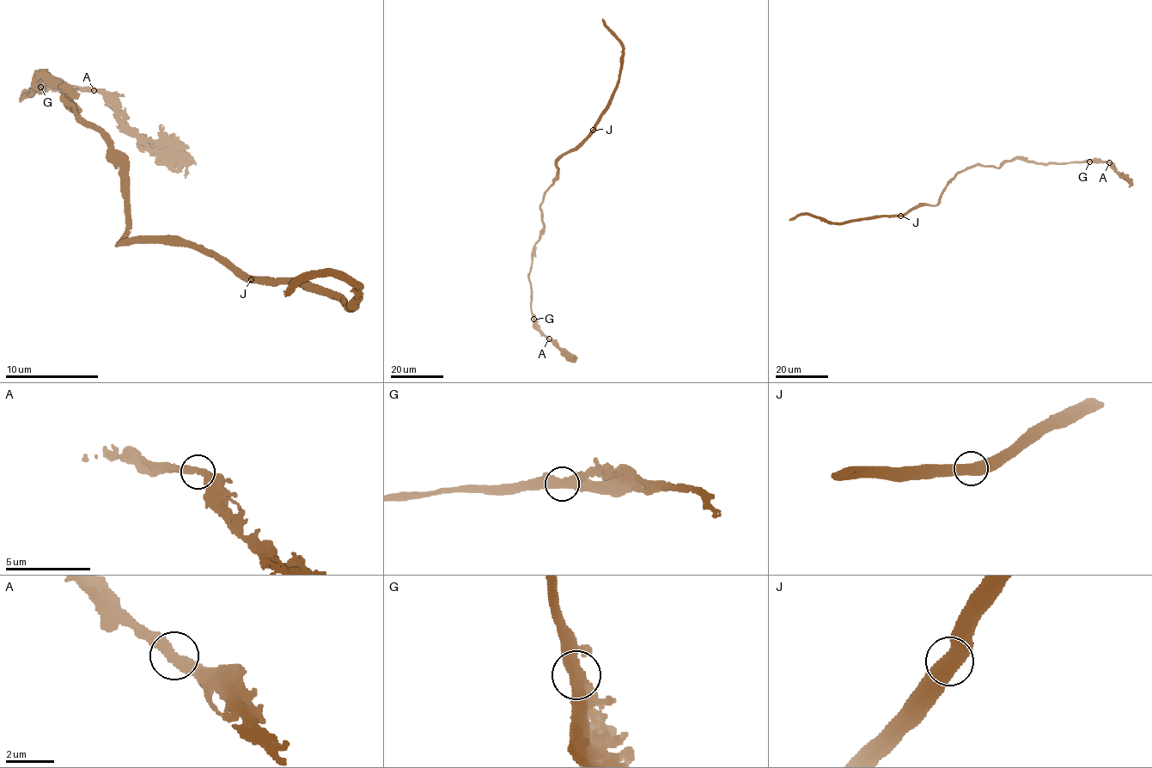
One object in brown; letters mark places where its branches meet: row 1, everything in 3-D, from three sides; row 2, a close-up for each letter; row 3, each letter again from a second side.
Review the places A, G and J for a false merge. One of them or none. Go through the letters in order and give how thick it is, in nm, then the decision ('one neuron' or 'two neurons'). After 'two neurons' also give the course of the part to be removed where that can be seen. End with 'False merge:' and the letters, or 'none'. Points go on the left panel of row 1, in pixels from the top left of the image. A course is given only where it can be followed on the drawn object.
A: calibre 440 nm; one neuron
G: calibre 500 nm; one neuron
J: calibre 650 nm; one neuron
False merge: none

